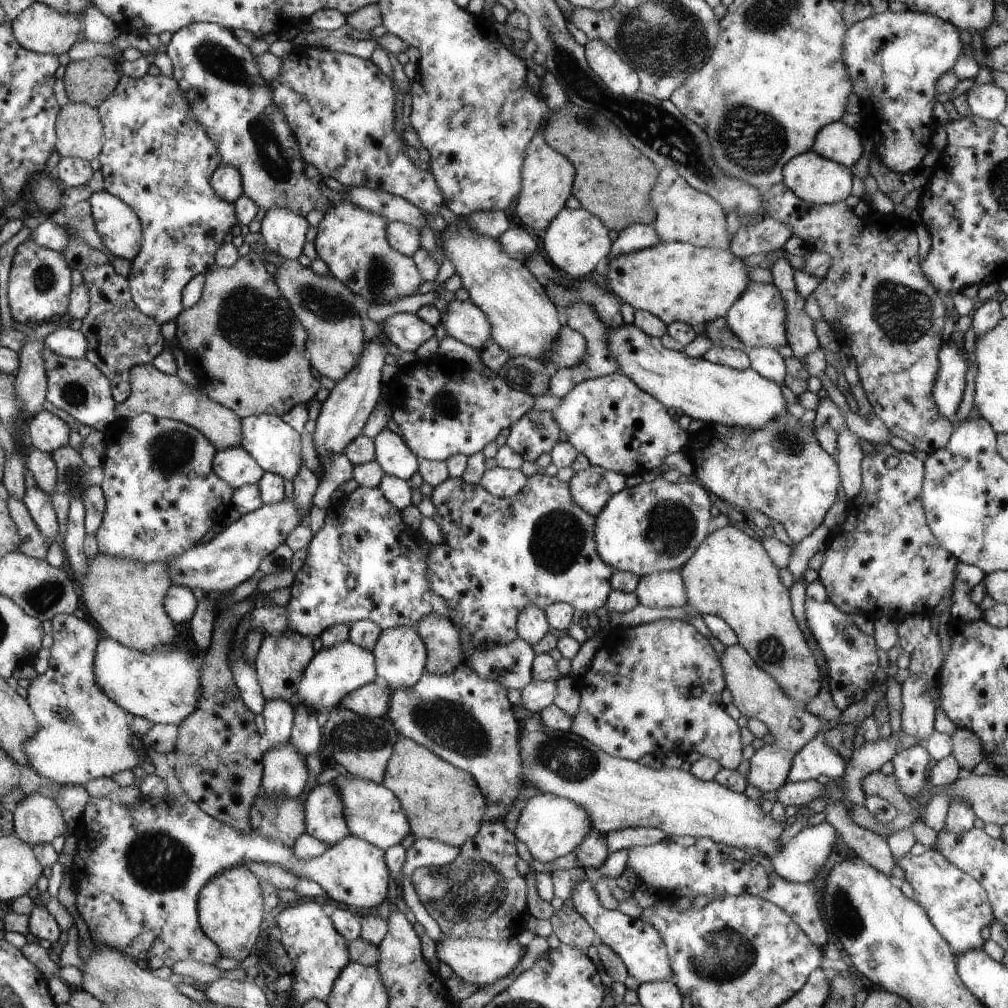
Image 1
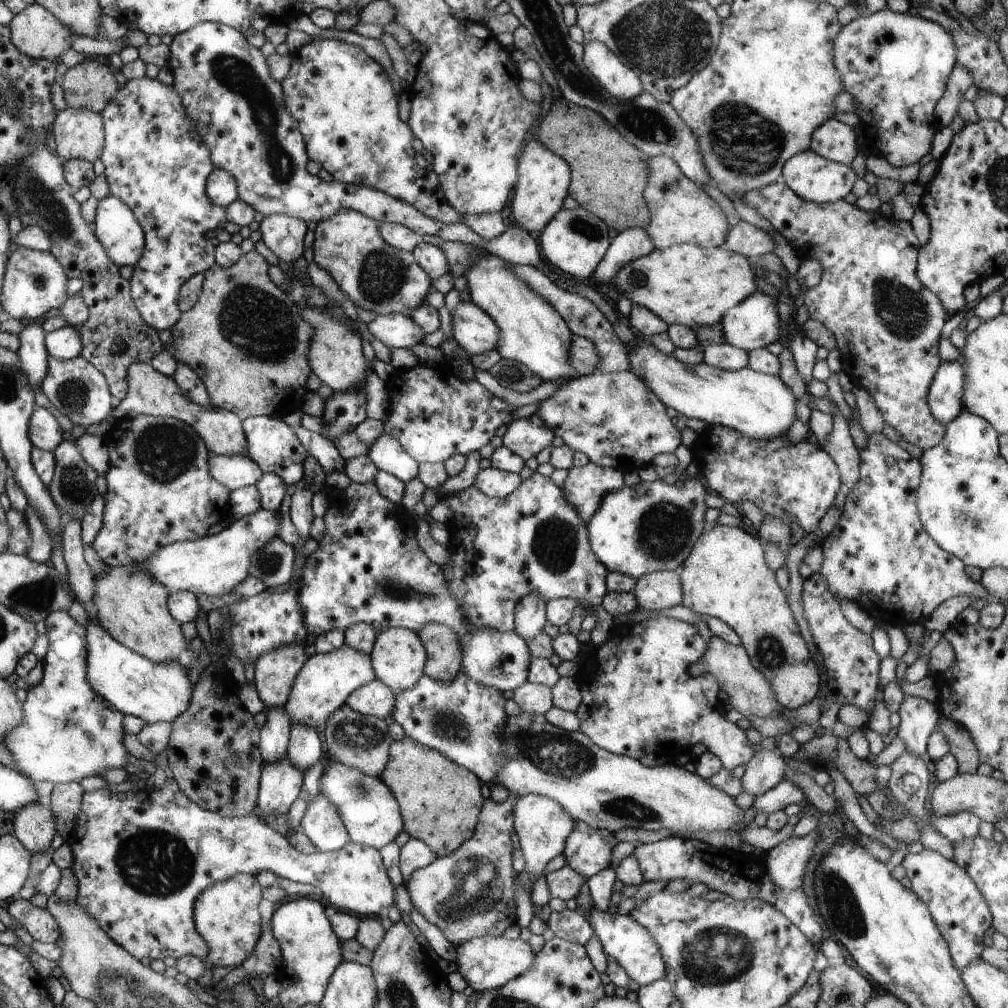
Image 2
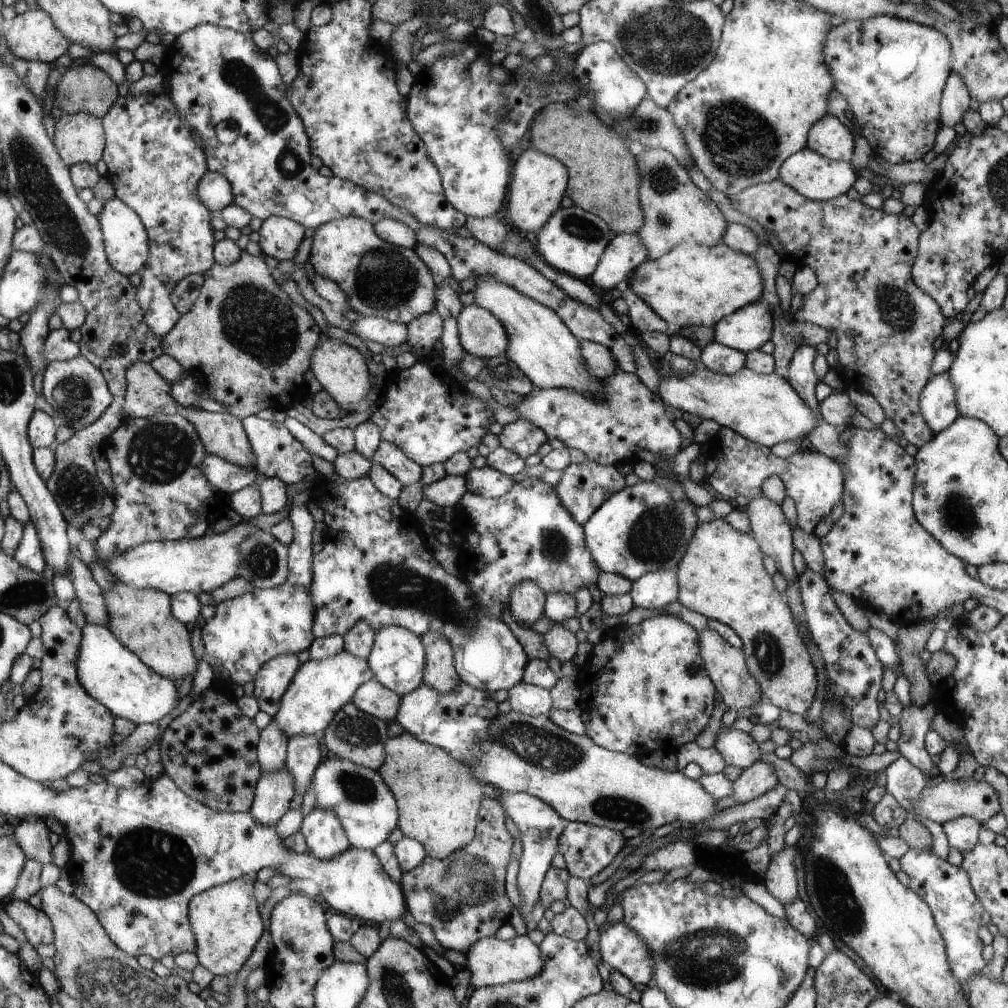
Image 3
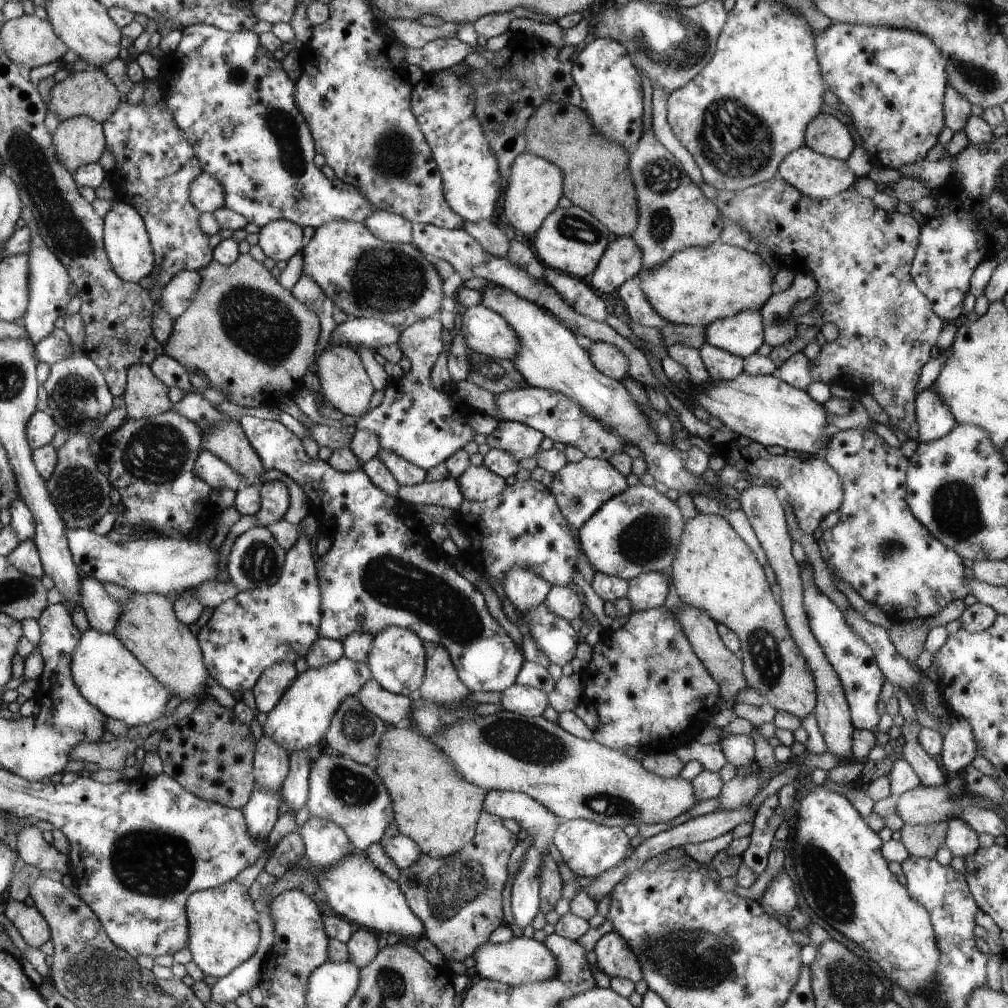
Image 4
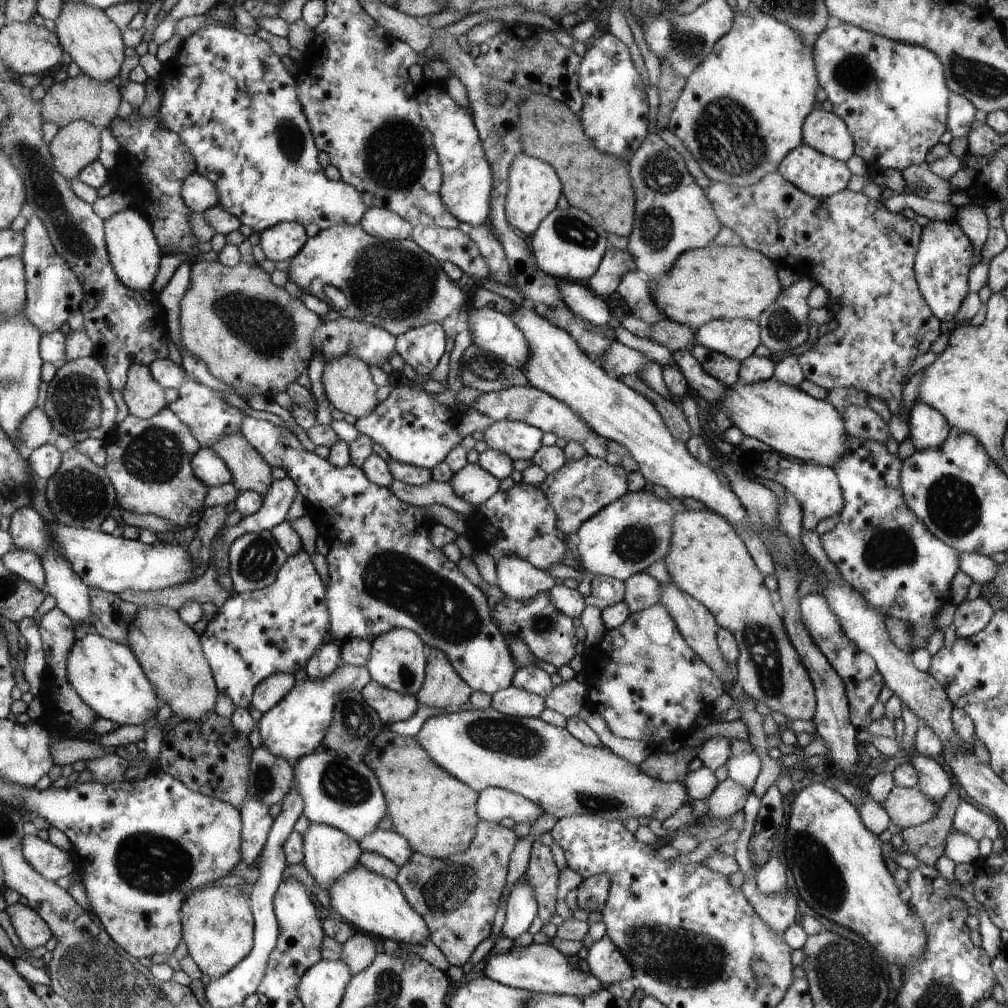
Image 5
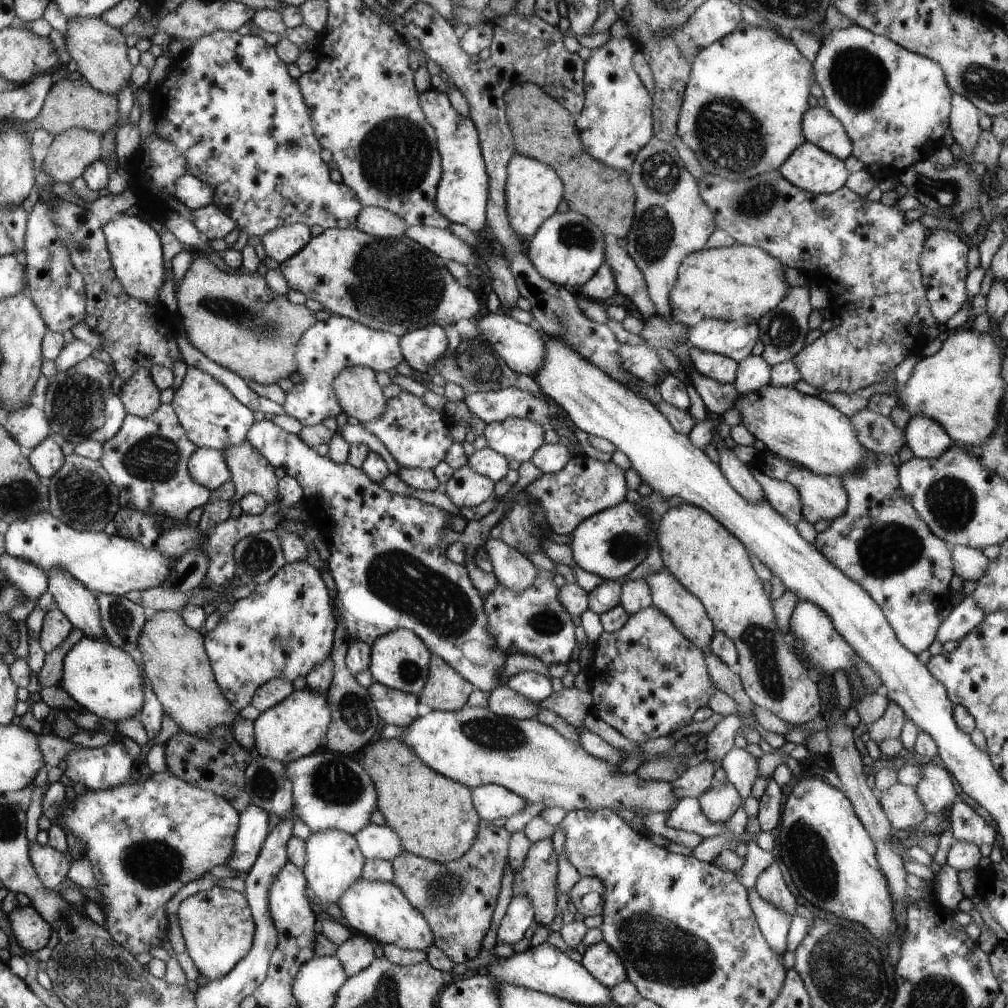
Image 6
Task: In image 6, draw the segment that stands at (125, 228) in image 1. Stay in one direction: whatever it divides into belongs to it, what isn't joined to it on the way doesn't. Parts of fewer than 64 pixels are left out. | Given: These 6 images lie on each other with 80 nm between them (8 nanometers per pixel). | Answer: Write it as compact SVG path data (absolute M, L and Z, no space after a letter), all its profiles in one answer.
M126 214L104 223L102 229L107 240L107 249L111 254L111 266L120 284L136 300L152 304L152 300L158 298L158 288L165 282L164 258L158 232L144 219Z

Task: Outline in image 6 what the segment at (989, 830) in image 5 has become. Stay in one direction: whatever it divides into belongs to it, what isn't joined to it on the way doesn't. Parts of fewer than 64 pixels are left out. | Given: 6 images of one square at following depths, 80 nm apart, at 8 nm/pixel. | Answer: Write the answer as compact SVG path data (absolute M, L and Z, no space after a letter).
M957 800L951 806L950 818L953 837L958 841L976 843L978 846L992 844L993 824L978 815L966 802Z

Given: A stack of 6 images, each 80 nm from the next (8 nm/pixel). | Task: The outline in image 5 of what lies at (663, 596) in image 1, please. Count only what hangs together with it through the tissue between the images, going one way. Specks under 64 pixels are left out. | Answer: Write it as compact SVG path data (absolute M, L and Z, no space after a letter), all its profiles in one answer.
M647 573L633 575L631 579L624 581L624 584L624 602L631 613L644 611L660 603L662 586L656 578L652 578Z

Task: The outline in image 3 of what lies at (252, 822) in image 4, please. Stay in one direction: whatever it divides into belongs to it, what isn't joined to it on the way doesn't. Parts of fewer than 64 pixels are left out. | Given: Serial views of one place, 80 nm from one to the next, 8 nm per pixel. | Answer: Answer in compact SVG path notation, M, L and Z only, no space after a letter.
M288 770L261 774L248 812L256 822L274 827L290 809L290 800L294 794L294 780Z

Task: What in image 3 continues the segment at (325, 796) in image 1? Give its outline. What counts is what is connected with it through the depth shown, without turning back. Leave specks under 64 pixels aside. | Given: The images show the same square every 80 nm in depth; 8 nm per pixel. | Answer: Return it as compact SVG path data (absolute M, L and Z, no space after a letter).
M314 807L303 818L300 828L308 846L308 854L318 860L330 860L351 848L350 838L332 810Z

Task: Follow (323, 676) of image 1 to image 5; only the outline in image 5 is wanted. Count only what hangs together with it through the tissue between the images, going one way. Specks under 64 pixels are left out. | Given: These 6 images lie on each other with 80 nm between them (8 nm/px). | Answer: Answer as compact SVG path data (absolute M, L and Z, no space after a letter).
M343 664L334 670L324 680L306 680L295 684L293 690L271 711L264 713L258 721L258 731L261 744L266 750L270 750L274 756L284 758L290 765L302 756L311 754L318 750L324 732L328 732L334 719L336 698L344 688L354 688L362 691L372 682L371 674L366 666L350 666Z

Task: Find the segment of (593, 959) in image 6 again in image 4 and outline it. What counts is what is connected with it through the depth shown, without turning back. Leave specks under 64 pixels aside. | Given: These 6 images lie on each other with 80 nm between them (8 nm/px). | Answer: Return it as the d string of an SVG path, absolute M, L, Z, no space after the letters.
M612 931L602 936L593 951L596 955L596 966L608 978L626 978L634 983L644 979L643 965L640 964L636 954L632 952L631 945L618 932Z

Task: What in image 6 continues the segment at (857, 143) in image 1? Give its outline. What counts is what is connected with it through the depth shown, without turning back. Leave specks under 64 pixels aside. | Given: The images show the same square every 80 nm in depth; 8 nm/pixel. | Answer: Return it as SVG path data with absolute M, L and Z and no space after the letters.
M825 107L808 108L802 117L801 129L805 140L824 152L843 161L852 155L852 142L844 126Z

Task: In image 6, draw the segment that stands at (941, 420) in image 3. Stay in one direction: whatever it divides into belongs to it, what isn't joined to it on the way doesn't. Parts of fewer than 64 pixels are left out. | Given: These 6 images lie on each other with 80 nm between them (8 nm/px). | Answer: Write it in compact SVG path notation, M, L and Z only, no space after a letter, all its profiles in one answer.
M911 416L905 426L904 438L914 458L924 460L942 456L954 444L944 428L928 416Z

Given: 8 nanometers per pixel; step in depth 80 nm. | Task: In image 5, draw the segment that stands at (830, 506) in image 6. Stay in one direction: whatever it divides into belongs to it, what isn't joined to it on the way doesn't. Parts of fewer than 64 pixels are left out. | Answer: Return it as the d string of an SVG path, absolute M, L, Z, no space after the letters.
M773 451L758 454L758 466L748 465L752 473L758 477L779 482L788 492L792 492L802 508L802 528L815 530L816 525L822 520L834 517L842 512L844 498L837 475L833 468L824 468L814 462L800 462L791 458L784 458Z

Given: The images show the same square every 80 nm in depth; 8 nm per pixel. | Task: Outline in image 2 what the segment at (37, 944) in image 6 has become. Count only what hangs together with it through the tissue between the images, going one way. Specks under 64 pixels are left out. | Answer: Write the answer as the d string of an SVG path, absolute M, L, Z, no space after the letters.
M14 898L8 906L12 918L18 920L26 928L34 940L58 943L60 929L55 916L47 908L34 906L30 899Z

